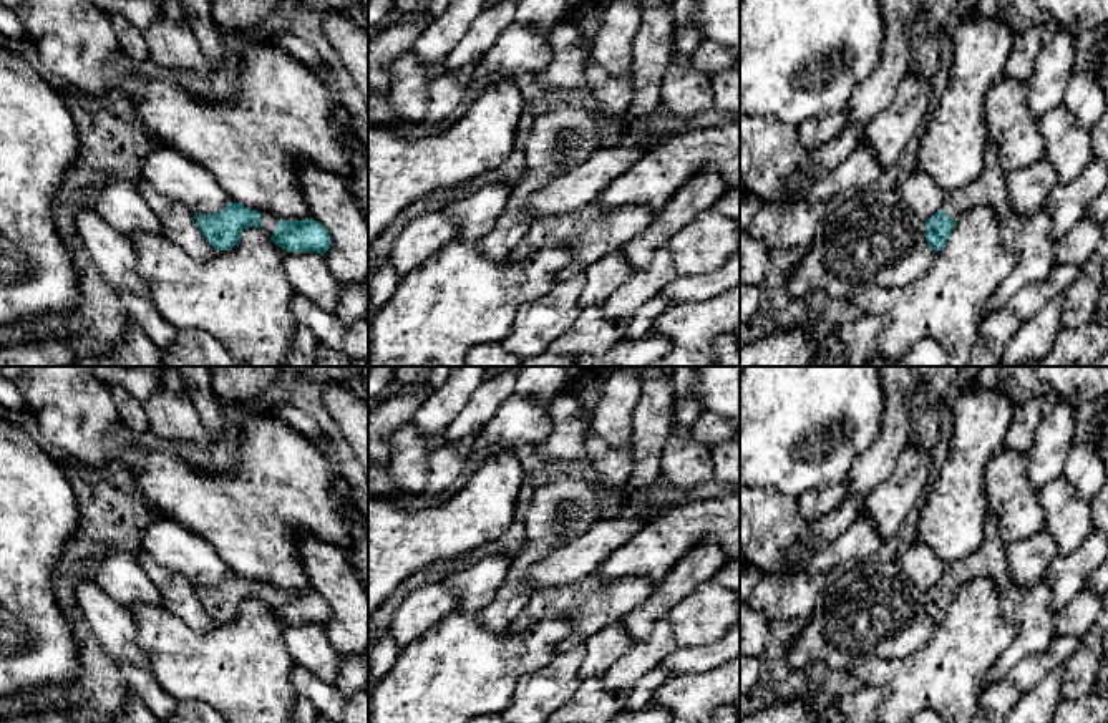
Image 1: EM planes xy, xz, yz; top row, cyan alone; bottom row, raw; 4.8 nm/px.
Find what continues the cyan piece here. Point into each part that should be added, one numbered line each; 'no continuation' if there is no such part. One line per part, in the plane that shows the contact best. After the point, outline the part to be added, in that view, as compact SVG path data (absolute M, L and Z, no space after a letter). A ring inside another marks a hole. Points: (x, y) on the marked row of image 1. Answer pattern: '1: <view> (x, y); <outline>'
1: xy (267, 221); M259 211L260 212L260 230L267 235L272 237L275 227L277 227L277 219L274 214L267 211Z

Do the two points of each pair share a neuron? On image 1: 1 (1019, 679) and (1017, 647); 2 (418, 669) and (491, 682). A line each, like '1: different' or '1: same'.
1: different
2: same

